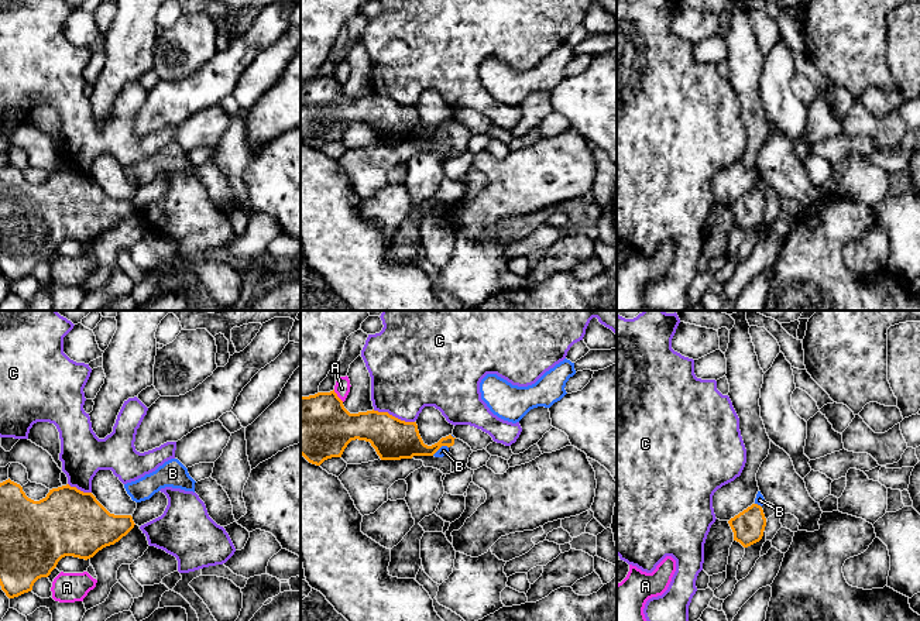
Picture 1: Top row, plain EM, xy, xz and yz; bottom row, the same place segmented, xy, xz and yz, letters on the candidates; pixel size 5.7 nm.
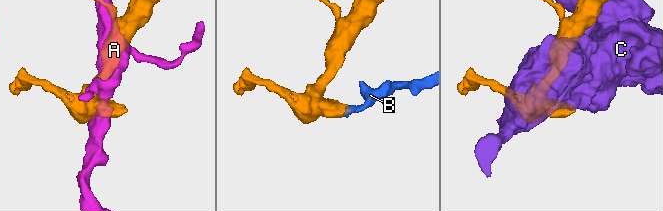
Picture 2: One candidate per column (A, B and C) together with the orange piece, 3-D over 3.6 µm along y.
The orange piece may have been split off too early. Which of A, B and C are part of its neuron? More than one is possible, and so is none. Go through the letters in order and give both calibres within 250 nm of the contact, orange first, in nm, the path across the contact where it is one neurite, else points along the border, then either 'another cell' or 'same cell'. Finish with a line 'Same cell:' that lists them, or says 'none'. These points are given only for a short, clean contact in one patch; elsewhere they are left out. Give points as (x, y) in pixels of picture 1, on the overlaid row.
A: calibres 360 and 90 nm; another cell
B: calibres 220 and 50 nm; border xz (448, 446), (440, 446), (432, 455); another cell
C: calibres 240 and 400 nm; another cell
Same cell: none

